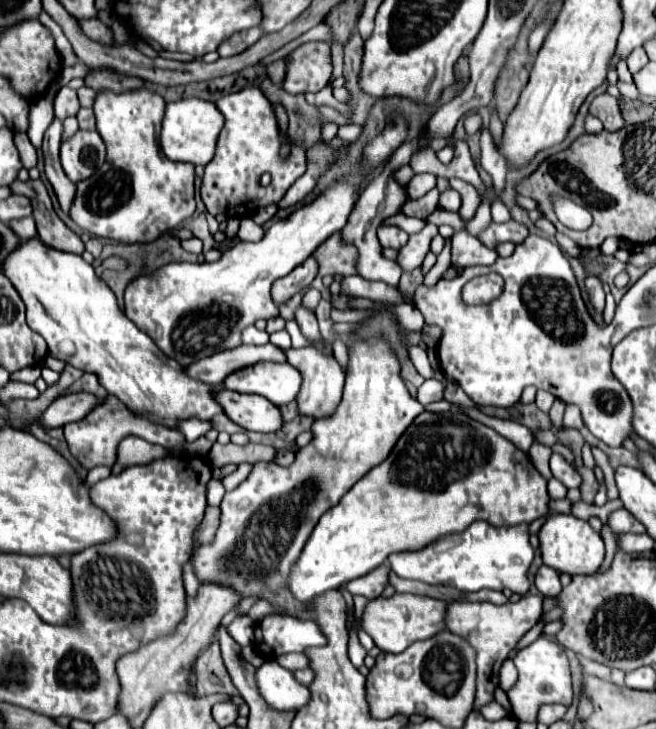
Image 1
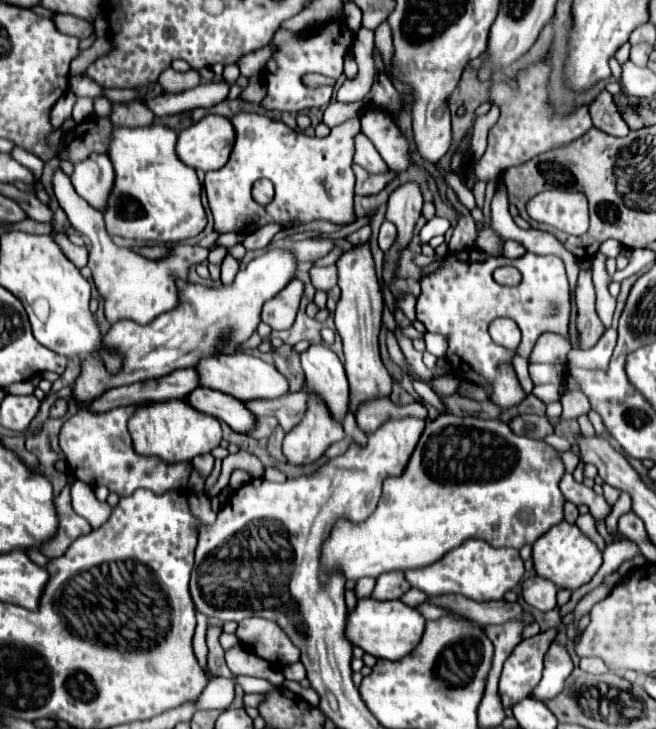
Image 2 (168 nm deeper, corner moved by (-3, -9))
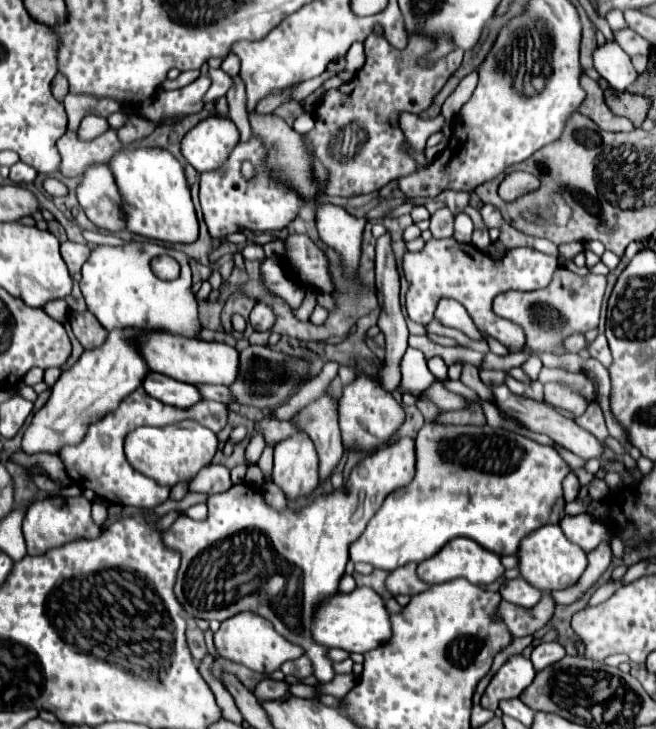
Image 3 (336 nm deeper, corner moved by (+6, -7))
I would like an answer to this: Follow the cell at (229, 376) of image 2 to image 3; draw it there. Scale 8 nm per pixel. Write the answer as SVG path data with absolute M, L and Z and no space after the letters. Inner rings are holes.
M154 332L154 336L146 336L142 340L142 356L146 356L146 364L150 370L166 374L174 380L188 384L232 384L238 372L238 350L224 342L204 342L198 338L182 338L168 332Z

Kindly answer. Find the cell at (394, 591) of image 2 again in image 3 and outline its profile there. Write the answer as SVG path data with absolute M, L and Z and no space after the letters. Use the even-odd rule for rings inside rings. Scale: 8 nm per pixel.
M410 562L406 566L400 566L396 568L388 578L386 578L386 586L388 590L398 596L398 594L408 594L408 596L414 596L418 592L424 592L426 588L430 588L430 584L418 580L418 574L416 574L416 562Z

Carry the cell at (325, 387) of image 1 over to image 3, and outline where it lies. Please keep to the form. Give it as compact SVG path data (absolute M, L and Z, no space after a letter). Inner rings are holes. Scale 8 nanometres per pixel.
M296 434L274 448L272 480L288 500L308 496L318 486L318 454L310 436Z

